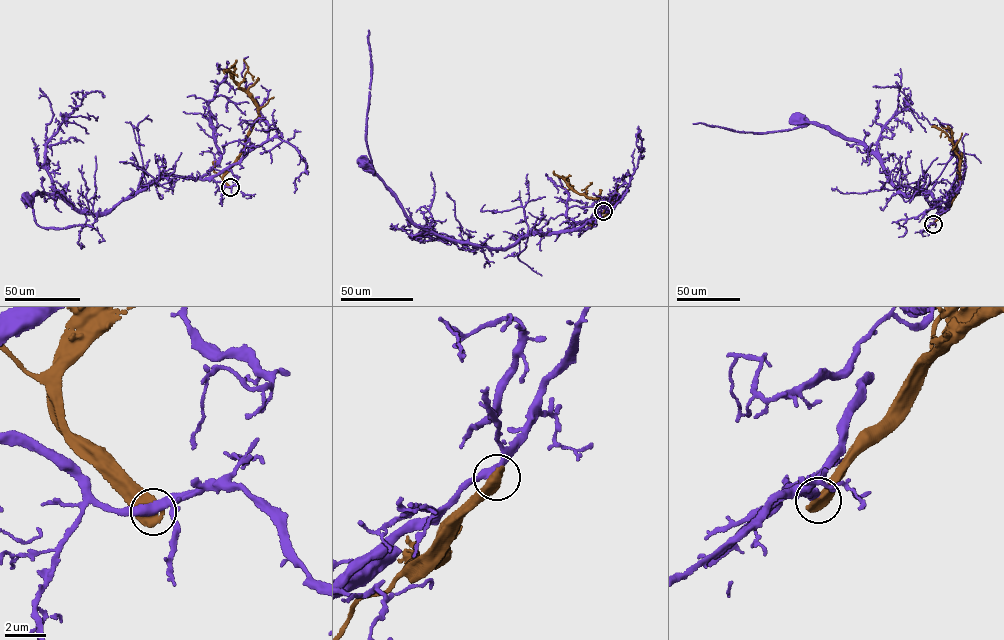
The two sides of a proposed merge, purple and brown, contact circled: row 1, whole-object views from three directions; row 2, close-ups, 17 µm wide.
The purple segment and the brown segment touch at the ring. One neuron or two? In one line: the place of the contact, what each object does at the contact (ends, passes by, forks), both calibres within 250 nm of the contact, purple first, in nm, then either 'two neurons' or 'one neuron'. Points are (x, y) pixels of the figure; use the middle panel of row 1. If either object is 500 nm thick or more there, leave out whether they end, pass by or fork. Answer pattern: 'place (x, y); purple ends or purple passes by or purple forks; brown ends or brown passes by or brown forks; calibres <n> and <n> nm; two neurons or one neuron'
place (603, 211); calibres 400 and 800 nm; two neurons

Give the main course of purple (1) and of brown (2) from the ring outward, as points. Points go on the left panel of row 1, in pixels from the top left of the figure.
1: (230, 187), (211, 179), (167, 175), (149, 181), (106, 211), (91, 214), (37, 192), (27, 202)
2: (230, 187), (223, 176), (239, 155), (258, 112), (256, 103), (234, 80), (231, 72), (224, 73)

